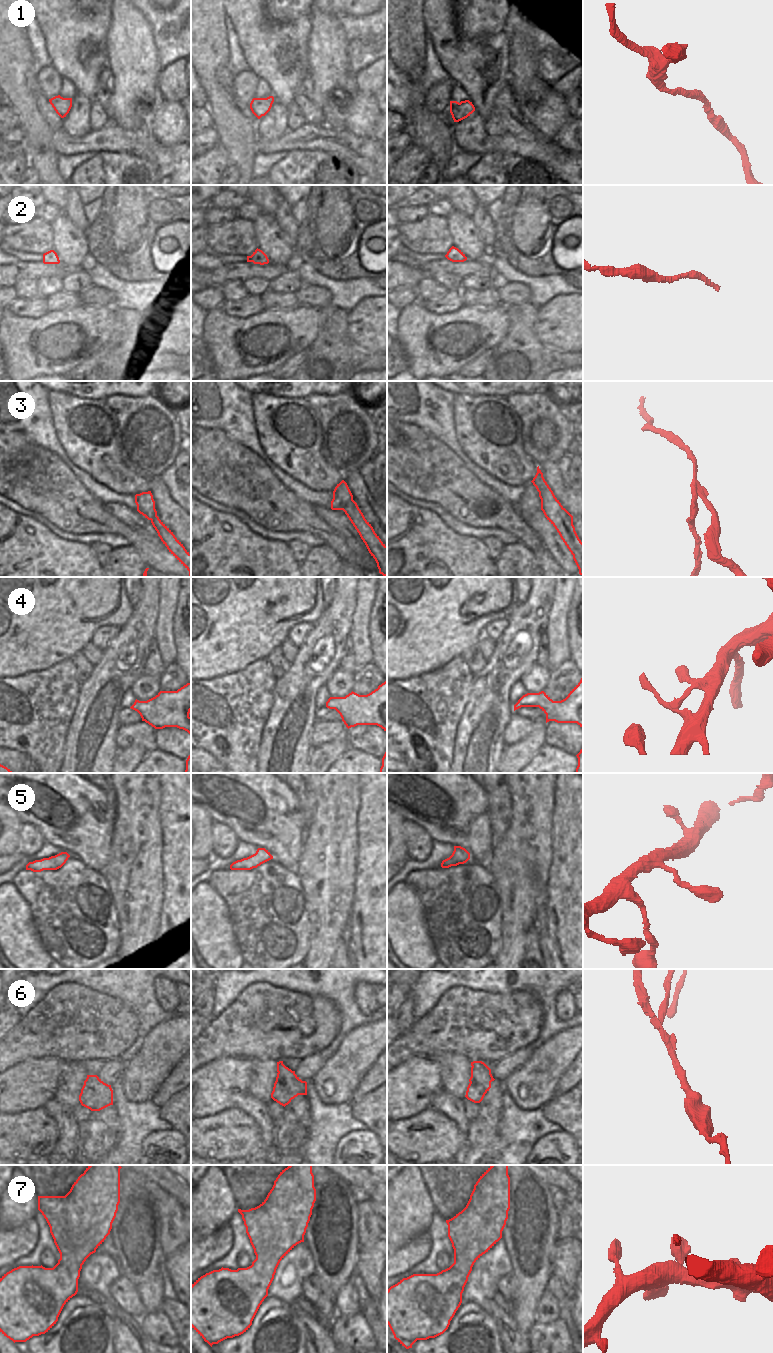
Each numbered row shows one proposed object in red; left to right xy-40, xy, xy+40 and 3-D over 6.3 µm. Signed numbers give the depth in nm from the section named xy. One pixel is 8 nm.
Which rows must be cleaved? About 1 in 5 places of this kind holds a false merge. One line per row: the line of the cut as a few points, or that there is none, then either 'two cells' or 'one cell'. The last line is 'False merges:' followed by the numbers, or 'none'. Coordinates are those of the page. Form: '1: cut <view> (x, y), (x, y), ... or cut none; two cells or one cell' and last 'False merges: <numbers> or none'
1: cut none; one cell
2: cut none; one cell
3: cut xy (352, 499), (343, 510); two cells
4: cut none; one cell
5: cut none; one cell
6: cut xy (279, 1062), (279, 1069), (277, 1071); two cells
7: cut none; one cell
False merges: 3, 6

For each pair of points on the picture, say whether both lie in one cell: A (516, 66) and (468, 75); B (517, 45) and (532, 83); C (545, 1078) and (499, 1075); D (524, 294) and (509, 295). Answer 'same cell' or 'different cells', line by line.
A: different cells
B: same cell
C: different cells
D: same cell

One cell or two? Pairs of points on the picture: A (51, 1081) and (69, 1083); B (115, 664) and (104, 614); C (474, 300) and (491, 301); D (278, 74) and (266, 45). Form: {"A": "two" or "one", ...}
{"A": "two", "B": "two", "C": "one", "D": "one"}

